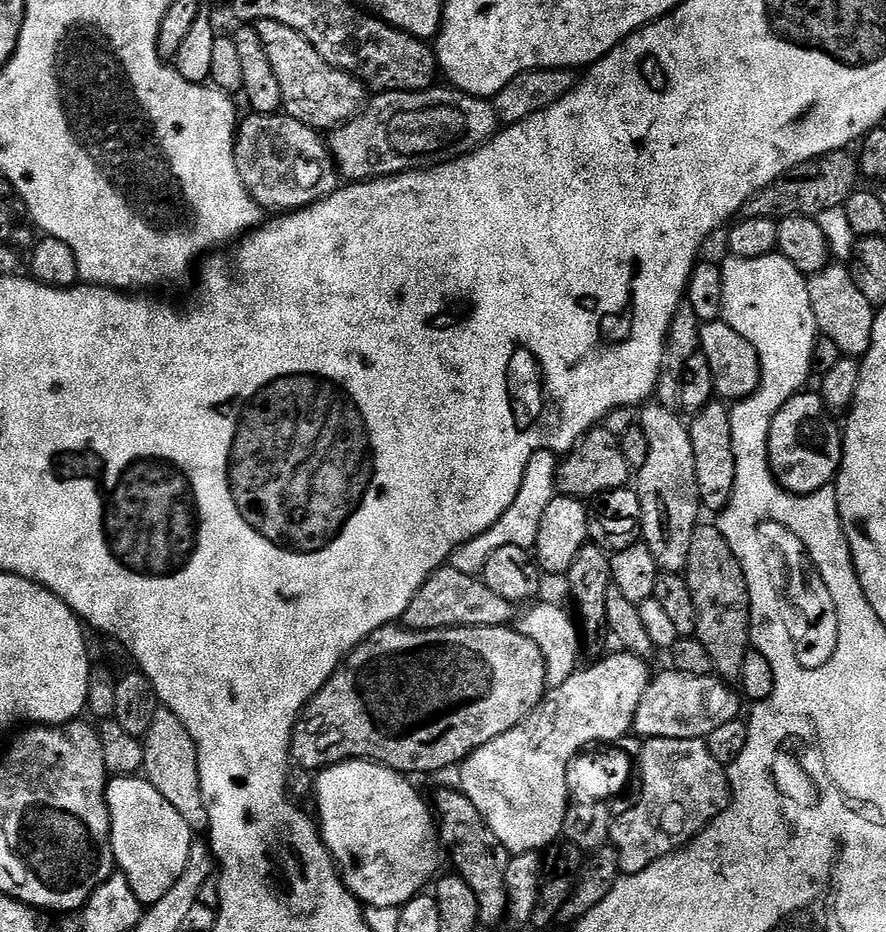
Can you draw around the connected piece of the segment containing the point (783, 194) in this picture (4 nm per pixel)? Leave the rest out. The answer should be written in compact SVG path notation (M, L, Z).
M847 151L831 152L825 156L819 156L817 160L811 160L798 167L790 169L785 176L780 176L770 186L766 186L758 195L753 196L744 205L745 217L757 216L758 218L783 218L786 216L811 216L818 217L826 210L834 210L835 207L843 208L857 191L861 183L860 166L855 155L847 156Z

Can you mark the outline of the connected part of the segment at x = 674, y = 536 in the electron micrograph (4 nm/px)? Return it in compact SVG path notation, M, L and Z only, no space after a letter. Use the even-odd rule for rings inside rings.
M648 402L639 409L638 425L649 443L646 464L634 480L634 491L642 502L642 542L654 554L656 565L665 572L683 573L688 567L690 538L694 538L696 525L701 523L702 505L698 494L698 478L694 470L694 446L690 442L688 424L680 421L675 412L666 410L659 402Z

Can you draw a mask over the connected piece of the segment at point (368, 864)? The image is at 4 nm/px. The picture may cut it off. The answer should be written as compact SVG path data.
M344 760L340 764L330 764L327 768L319 773L320 776L316 780L316 808L320 811L318 815L318 827L320 829L320 837L323 838L325 846L328 847L328 852L335 860L340 877L344 880L344 885L347 886L349 892L360 901L361 905L372 908L393 908L399 909L405 904L409 904L416 896L421 895L425 891L424 888L433 883L434 877L437 875L436 867L440 864L440 852L442 856L442 844L438 839L438 824L434 819L433 809L426 801L420 797L420 792L411 784L407 775L394 771L393 768L388 768L385 764L375 760Z

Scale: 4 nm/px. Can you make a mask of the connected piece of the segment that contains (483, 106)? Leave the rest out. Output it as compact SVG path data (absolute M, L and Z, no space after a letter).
M433 86L421 92L381 92L373 95L353 120L331 129L326 143L341 177L348 182L359 182L427 170L448 160L456 160L459 156L468 156L487 144L498 131L493 101L483 96L471 96L451 86L440 87Z

